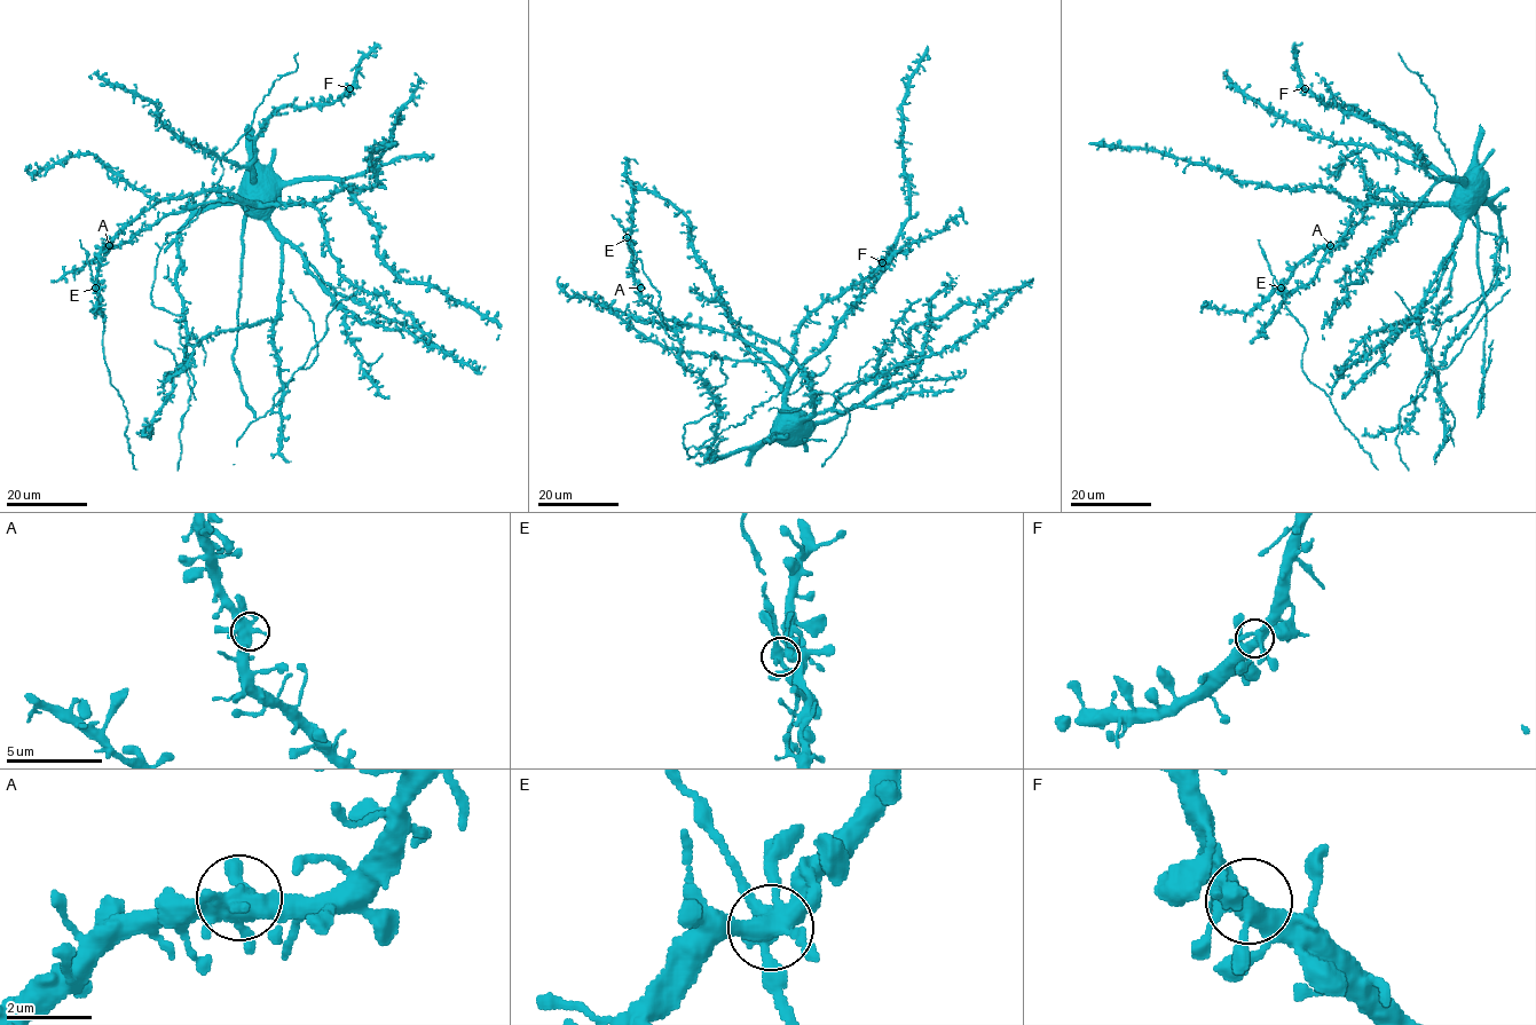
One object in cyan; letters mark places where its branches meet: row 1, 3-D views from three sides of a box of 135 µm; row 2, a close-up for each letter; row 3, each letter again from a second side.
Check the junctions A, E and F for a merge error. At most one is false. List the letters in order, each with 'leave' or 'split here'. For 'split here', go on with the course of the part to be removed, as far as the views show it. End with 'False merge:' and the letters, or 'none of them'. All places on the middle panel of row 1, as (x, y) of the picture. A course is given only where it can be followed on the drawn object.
A: leave
E: leave
F: leave
False merge: none of them

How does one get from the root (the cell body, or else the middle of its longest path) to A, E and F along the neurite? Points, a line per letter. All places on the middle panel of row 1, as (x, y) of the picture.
A: (784, 419), (778, 412), (786, 375), (769, 357), (725, 333), (664, 320), (640, 298), (640, 288)
E: (784, 419), (778, 412), (786, 375), (765, 354), (734, 336), (664, 320), (639, 296), (627, 238)
F: (784, 419), (786, 392), (782, 386), (787, 380), (787, 364), (798, 325), (825, 302), (861, 283), (882, 262)

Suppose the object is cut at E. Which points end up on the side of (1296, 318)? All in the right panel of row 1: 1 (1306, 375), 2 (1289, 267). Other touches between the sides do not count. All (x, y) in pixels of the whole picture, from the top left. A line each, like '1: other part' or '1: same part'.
1: same part
2: other part

